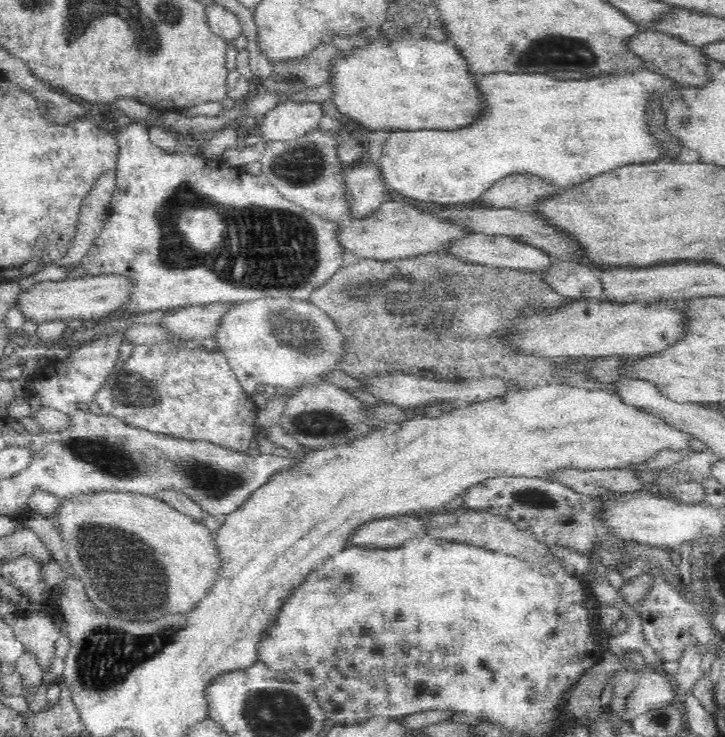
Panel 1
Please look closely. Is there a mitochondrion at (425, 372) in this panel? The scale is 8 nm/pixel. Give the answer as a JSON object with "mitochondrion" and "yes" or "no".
{"mitochondrion":"no"}

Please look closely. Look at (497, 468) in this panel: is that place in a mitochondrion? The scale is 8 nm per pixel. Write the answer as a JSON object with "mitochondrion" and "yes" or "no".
{"mitochondrion":"no"}

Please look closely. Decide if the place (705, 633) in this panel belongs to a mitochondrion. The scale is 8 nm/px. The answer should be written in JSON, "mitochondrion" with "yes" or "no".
{"mitochondrion":"no"}

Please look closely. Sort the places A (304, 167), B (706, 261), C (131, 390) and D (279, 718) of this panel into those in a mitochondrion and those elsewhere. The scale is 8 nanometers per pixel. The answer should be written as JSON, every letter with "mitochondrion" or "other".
{"A":"mitochondrion","B":"other","C":"mitochondrion","D":"mitochondrion"}

